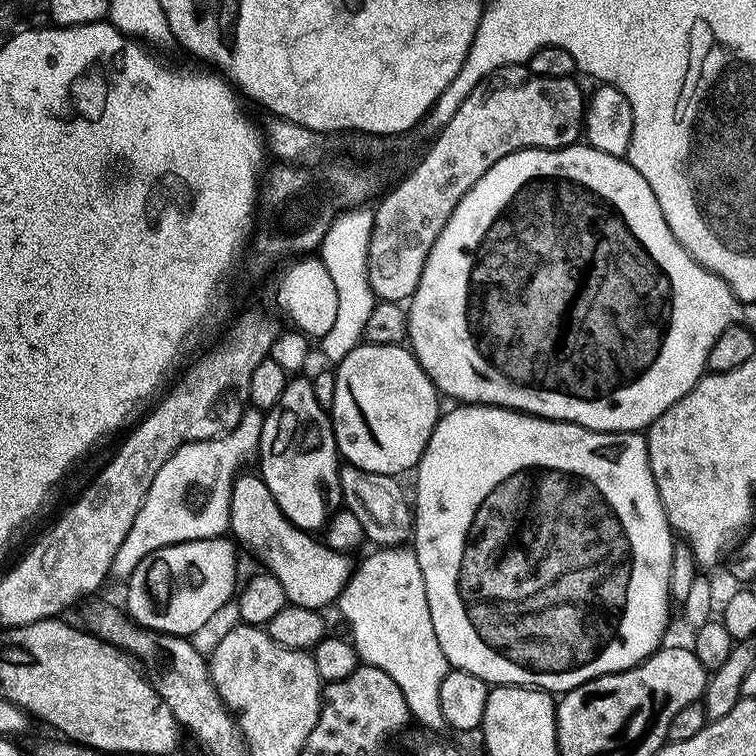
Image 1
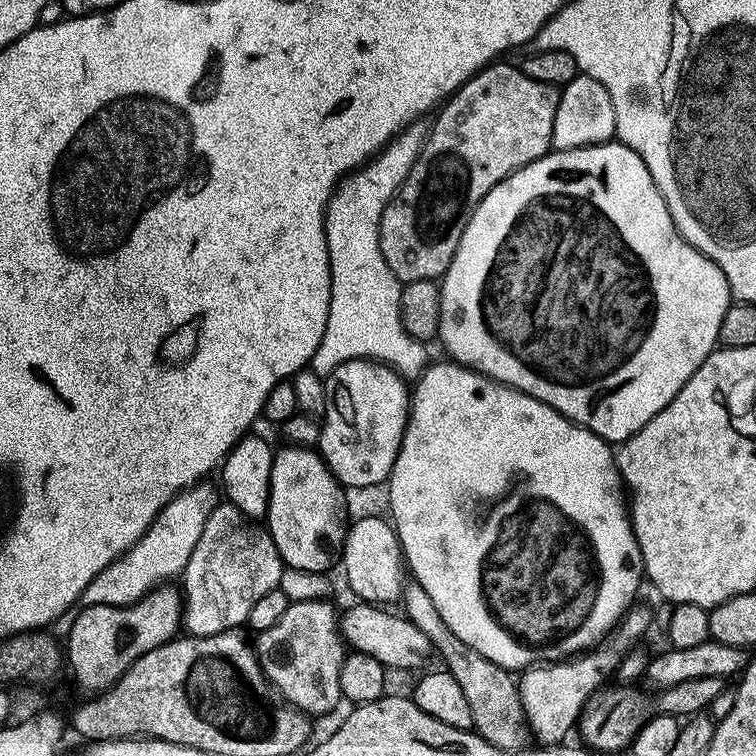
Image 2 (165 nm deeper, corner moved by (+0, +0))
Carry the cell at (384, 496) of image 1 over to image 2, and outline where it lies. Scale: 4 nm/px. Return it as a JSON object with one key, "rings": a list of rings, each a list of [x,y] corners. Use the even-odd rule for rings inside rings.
{"rings":[[[415,578],[405,583],[402,593],[403,615],[407,616],[414,626],[418,626],[426,638],[430,638],[433,649],[444,659],[443,667],[462,686],[462,692],[466,702],[470,705],[473,729],[480,736],[486,738],[494,746],[500,749],[510,749],[513,752],[522,748],[526,740],[526,724],[524,721],[524,708],[521,706],[520,686],[517,677],[509,669],[490,662],[490,658],[484,658],[455,636],[442,622],[442,614],[438,614],[438,606],[434,606],[430,594],[422,590],[422,586]]]}

